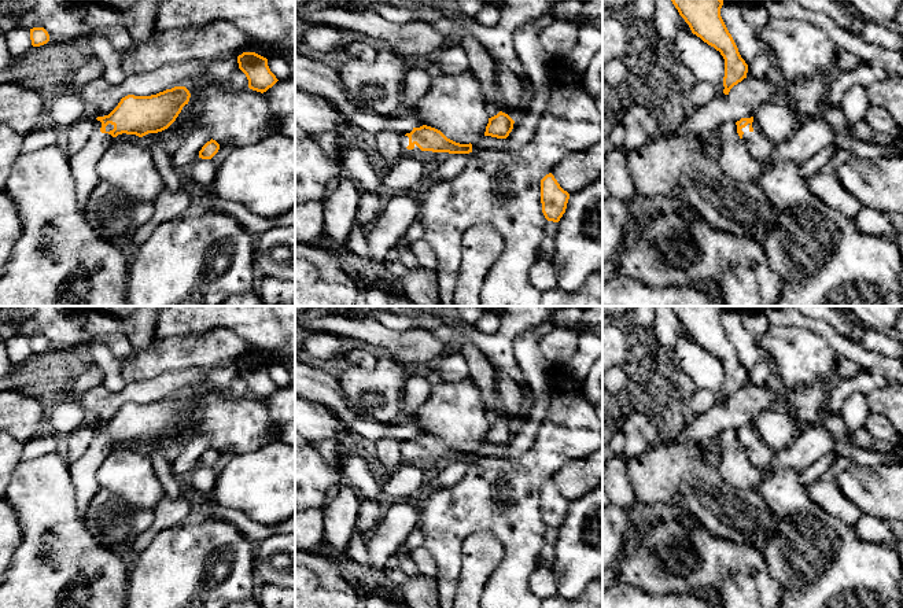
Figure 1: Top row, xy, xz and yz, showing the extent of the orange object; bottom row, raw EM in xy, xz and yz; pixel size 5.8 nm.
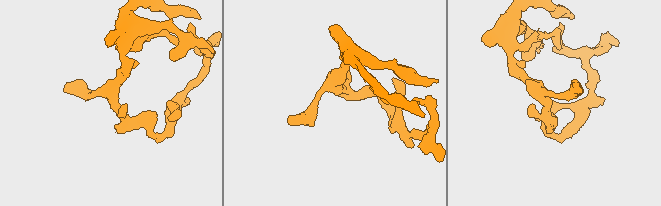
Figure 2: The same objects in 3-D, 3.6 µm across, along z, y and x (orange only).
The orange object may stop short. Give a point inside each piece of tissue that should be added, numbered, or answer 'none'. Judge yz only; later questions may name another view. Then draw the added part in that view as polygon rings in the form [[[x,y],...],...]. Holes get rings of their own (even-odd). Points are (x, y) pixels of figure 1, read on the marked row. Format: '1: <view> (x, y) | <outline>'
1: yz (822, 258) | [[[755,119],[741,130],[744,132],[742,141],[751,155],[766,166],[764,172],[752,181],[760,187],[778,211],[775,224],[762,243],[770,268],[782,280],[781,296],[774,306],[903,306],[903,287],[900,285],[903,261],[895,236],[865,235],[855,226],[854,220],[819,200],[810,191],[807,178],[800,174],[800,165],[775,161],[774,145]]]

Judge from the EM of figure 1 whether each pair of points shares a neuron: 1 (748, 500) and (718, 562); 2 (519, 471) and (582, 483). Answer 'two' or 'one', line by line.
1: two
2: two

